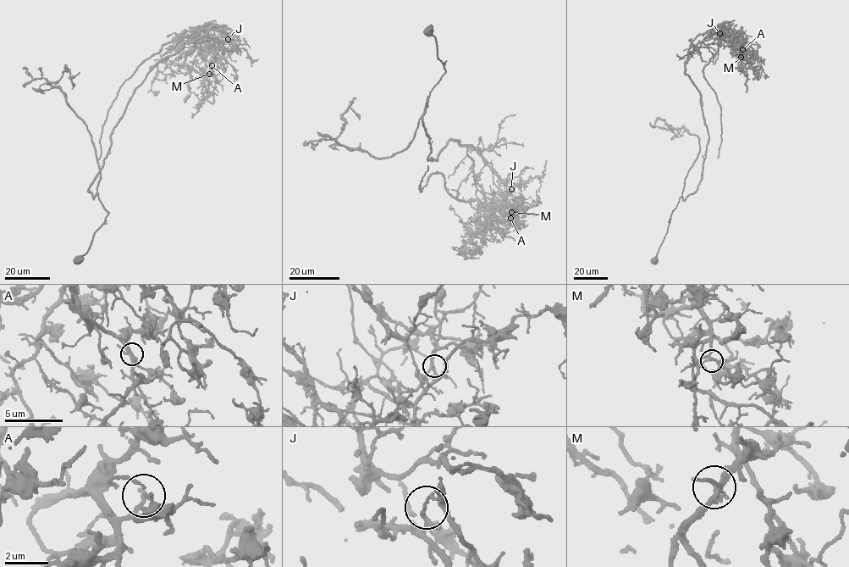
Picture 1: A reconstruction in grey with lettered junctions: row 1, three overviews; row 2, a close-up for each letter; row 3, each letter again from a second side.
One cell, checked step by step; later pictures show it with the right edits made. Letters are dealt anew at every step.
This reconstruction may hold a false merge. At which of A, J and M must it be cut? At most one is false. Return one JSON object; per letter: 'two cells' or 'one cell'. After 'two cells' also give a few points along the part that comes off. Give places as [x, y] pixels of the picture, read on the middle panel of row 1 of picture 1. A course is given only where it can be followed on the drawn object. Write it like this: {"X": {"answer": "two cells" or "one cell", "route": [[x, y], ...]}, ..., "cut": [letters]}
{"A": {"answer": "one cell"}, "J": {"answer": "two cells", "route": [[510, 189], [456, 140], [428, 159], [428, 97], [389, 157], [337, 142], [350, 107], [359, 119]]}, "M": {"answer": "one cell"}, "cut": ["J"]}

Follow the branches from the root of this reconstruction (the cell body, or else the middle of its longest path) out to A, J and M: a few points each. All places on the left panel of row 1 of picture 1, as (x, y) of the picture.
A: (78, 260), (108, 213), (88, 190), (134, 91), (200, 27), (207, 36), (200, 54), (212, 65)
J: (78, 260), (108, 213), (97, 193), (94, 198), (88, 190), (134, 91), (185, 43), (228, 40)
M: (78, 260), (108, 213), (88, 190), (134, 91), (201, 27), (209, 74)

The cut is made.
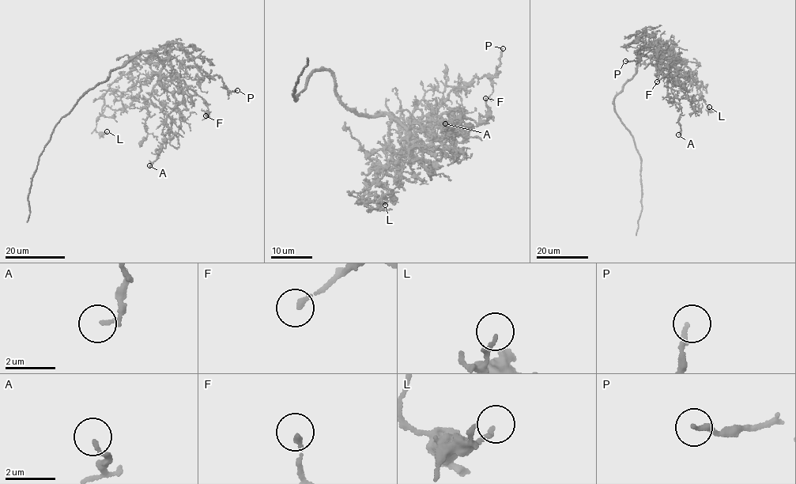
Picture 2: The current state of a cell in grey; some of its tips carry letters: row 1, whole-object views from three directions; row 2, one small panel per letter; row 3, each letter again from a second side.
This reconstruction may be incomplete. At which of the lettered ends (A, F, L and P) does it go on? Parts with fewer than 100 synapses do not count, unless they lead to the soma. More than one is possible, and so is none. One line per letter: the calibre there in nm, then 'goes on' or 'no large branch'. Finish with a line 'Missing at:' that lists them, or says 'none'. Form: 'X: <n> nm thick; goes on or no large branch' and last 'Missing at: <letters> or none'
A: 150 nm thick; no large branch
F: 190 nm thick; no large branch
L: 160 nm thick; no large branch
P: 190 nm thick; no large branch
Missing at: none

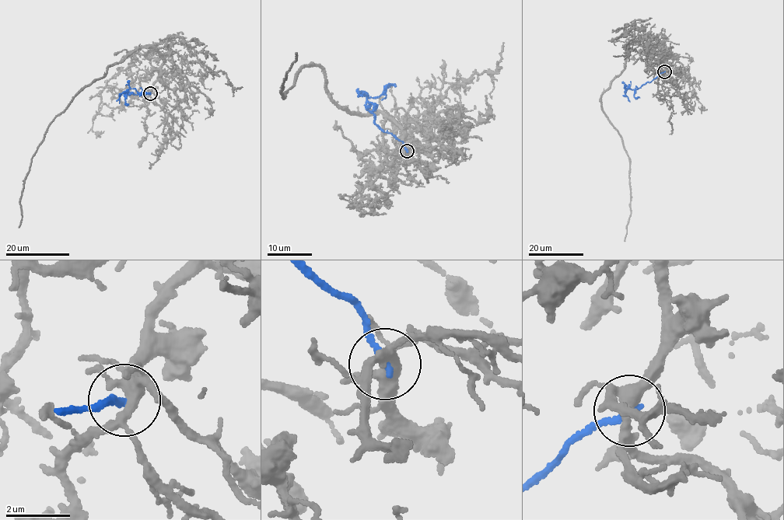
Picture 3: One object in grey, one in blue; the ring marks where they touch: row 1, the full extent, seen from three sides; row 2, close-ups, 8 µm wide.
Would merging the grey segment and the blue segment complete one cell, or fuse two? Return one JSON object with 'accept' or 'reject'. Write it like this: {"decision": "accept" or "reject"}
{"decision": "reject"}

